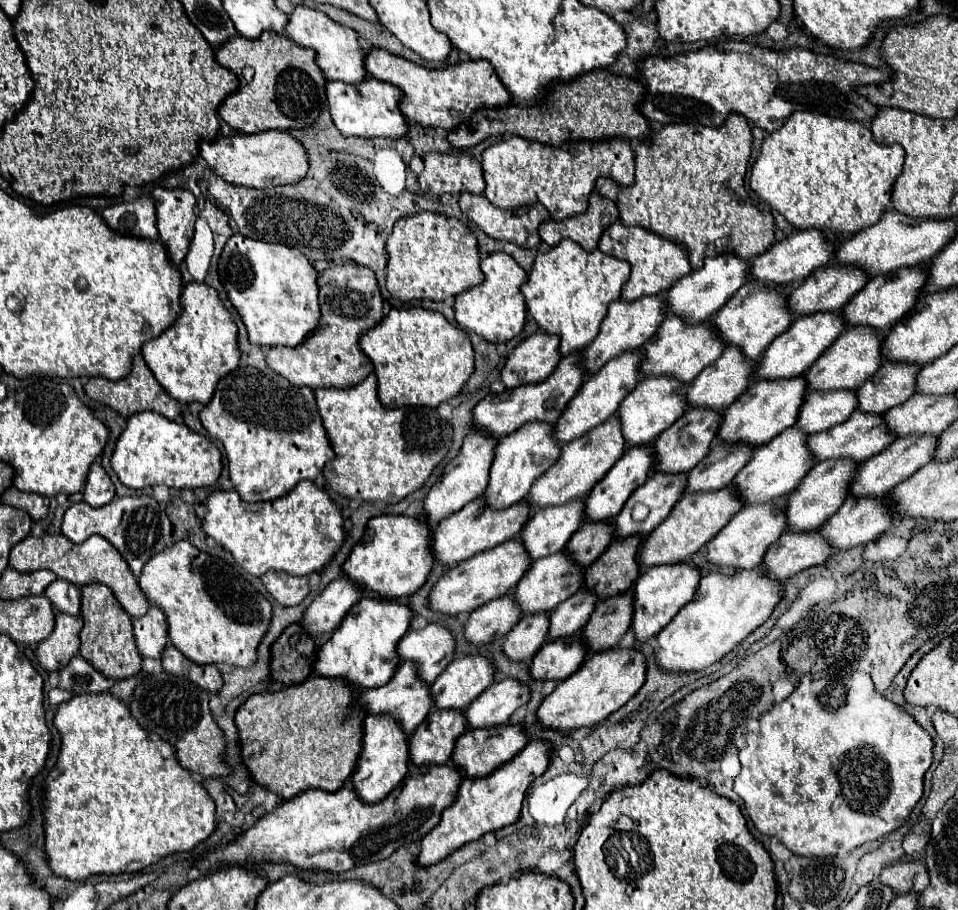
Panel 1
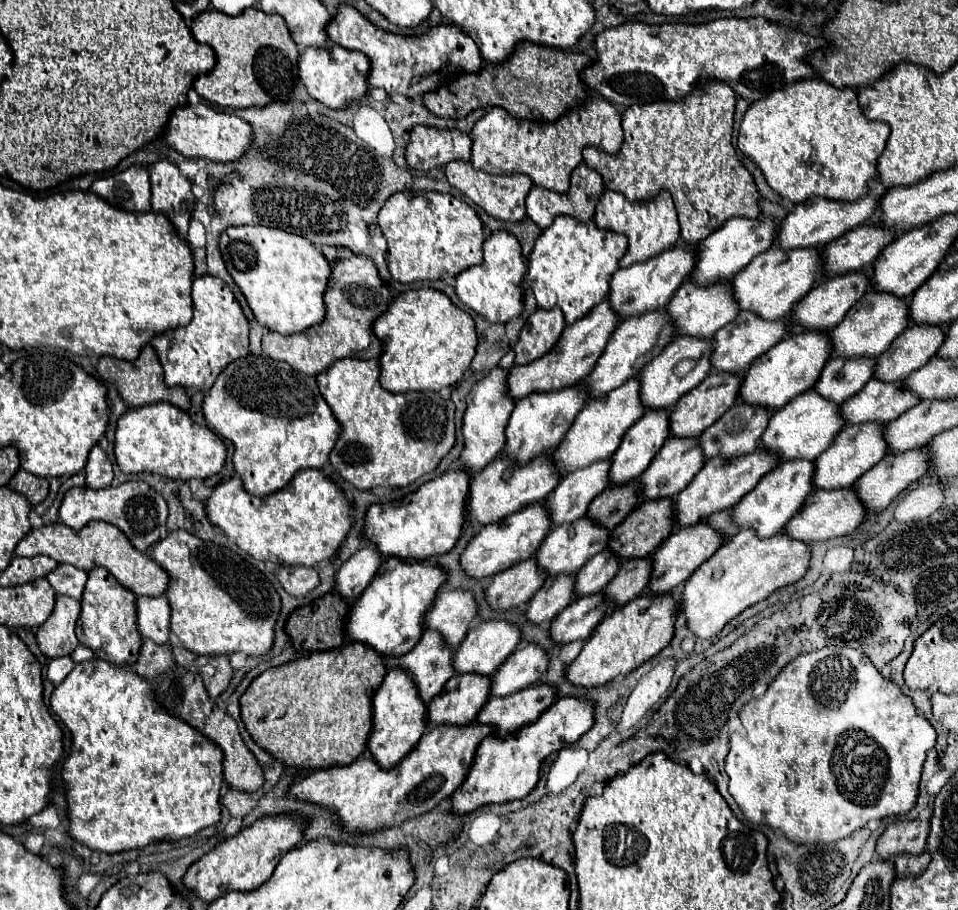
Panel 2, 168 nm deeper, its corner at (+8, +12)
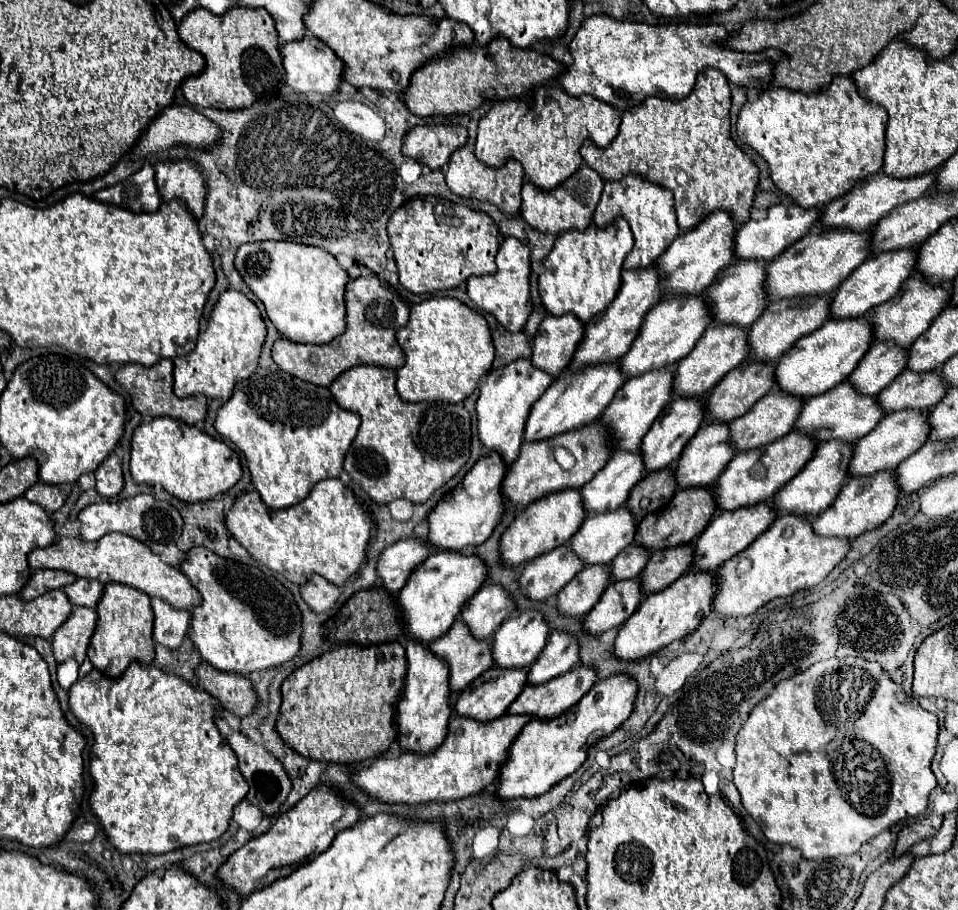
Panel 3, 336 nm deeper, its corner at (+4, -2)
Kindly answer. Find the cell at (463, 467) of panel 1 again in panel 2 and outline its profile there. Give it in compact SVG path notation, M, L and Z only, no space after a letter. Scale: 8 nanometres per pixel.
M493 368L487 378L477 382L471 392L467 394L467 410L463 414L463 452L459 454L461 468L469 474L475 474L483 470L503 448L503 430L507 426L507 418L511 416L511 410L515 402L505 396L507 388L507 370Z

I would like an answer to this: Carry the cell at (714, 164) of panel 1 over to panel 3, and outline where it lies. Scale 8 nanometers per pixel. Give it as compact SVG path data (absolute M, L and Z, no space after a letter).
M705 68L697 74L695 88L687 98L645 98L639 106L623 114L619 134L609 146L599 148L591 140L585 140L581 156L603 180L639 174L653 184L673 190L681 232L691 230L715 210L727 210L739 224L743 224L749 220L759 168L731 140L729 108L729 80L721 70Z

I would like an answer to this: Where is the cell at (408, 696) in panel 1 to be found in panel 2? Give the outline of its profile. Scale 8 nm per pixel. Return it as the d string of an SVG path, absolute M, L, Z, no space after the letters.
M425 630L421 640L415 644L411 652L407 652L401 658L387 658L387 668L401 668L409 672L413 678L419 698L427 704L439 690L445 686L445 682L453 676L451 674L451 654L453 650L447 650L435 634L435 630Z

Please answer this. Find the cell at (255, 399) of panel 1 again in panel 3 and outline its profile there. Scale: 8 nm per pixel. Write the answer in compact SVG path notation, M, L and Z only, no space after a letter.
M257 368L245 382L241 382L233 396L219 408L215 428L221 436L229 438L247 458L251 480L263 502L269 508L287 508L307 498L309 490L323 478L337 478L343 470L345 454L357 436L361 418L357 412L339 408L329 388L303 382L281 370Z

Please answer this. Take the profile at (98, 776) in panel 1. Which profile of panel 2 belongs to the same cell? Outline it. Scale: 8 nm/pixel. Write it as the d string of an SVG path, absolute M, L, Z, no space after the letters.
M93 658L91 662L81 662L73 668L73 672L63 680L63 684L59 684L53 690L51 696L51 710L63 720L63 724L69 728L71 736L73 736L73 744L71 744L71 752L69 758L63 764L63 784L65 784L65 800L67 800L67 820L69 820L69 836L73 840L77 840L79 844L87 846L89 850L99 850L99 852L107 852L107 854L115 854L115 852L123 852L123 850L133 850L133 848L145 848L153 842L161 842L161 840L181 840L187 836L193 836L195 832L199 832L205 826L213 826L219 822L219 814L221 814L221 804L219 804L219 790L221 790L221 782L223 782L223 772L221 772L221 752L219 748L205 740L199 732L195 732L191 726L185 726L183 720L173 718L171 714L165 714L157 702L153 700L153 690L151 684L145 682L141 676L137 676L131 670L125 668L115 668L111 664L107 664L105 660Z

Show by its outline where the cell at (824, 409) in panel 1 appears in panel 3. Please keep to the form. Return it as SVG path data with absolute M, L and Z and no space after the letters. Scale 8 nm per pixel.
M873 342L849 382L863 394L877 396L887 388L907 364L907 350L893 342Z

